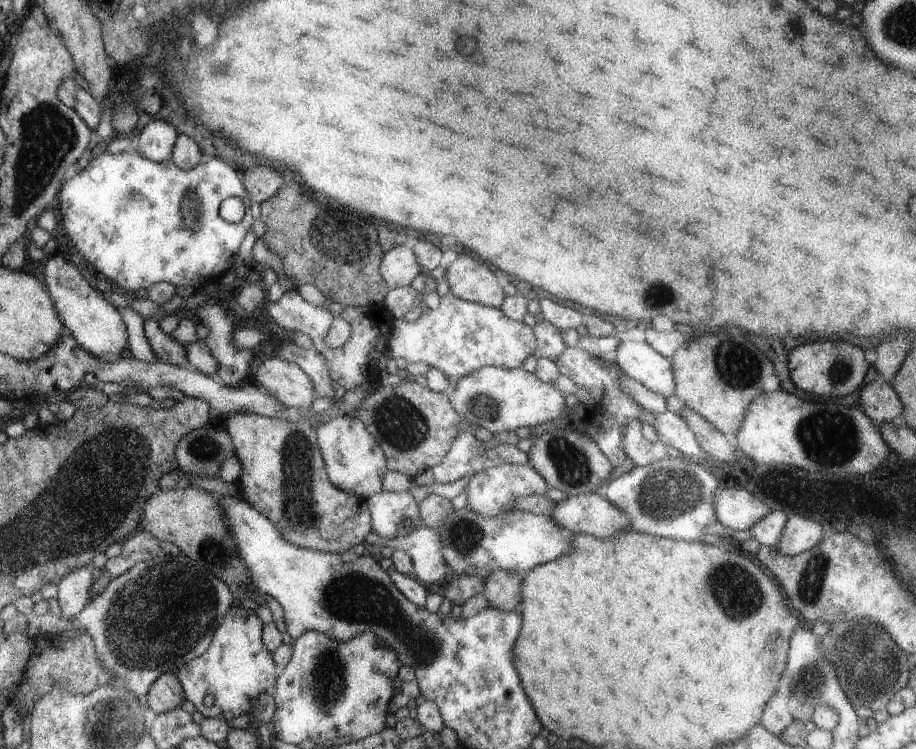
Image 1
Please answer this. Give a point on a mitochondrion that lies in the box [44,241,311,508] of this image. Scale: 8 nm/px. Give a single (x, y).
(130, 450)

